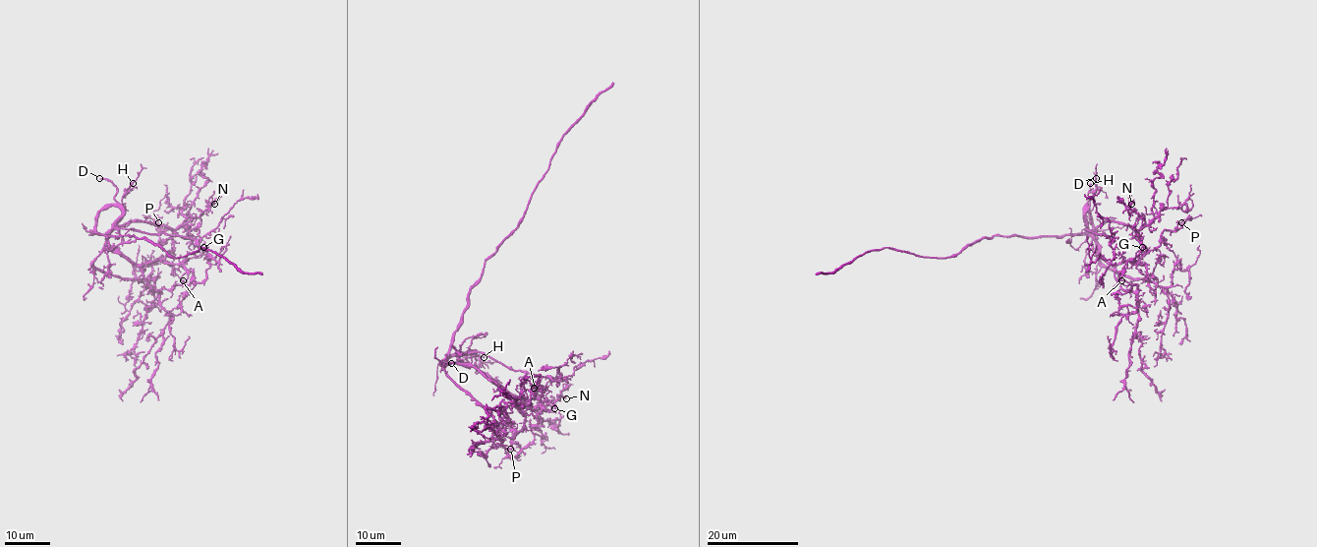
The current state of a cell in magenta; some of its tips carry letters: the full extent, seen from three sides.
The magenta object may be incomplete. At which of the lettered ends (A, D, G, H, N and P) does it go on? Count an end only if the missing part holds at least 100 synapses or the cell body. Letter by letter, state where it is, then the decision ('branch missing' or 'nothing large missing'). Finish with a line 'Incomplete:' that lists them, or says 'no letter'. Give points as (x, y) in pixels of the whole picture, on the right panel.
A: at (1121, 280); nothing large missing
D: at (1096, 178); branch missing
G: at (1142, 247); nothing large missing
H: at (1090, 183); nothing large missing
N: at (1131, 204); nothing large missing
P: at (1181, 222); nothing large missing
Incomplete: D

